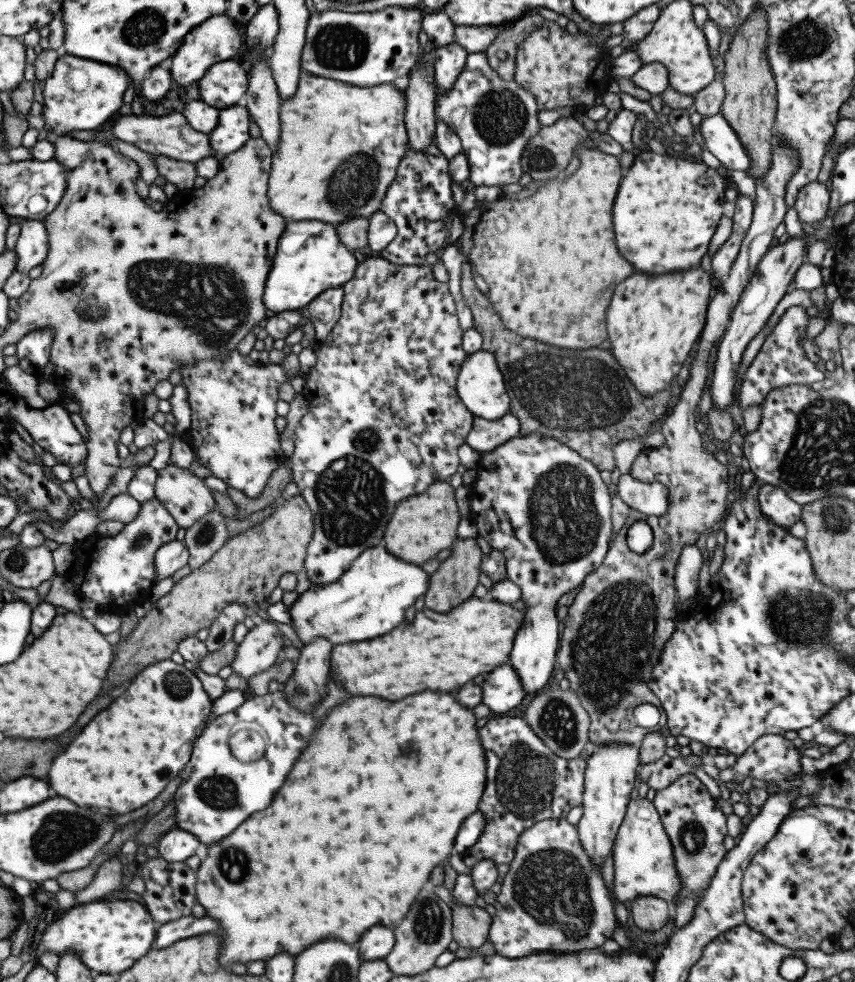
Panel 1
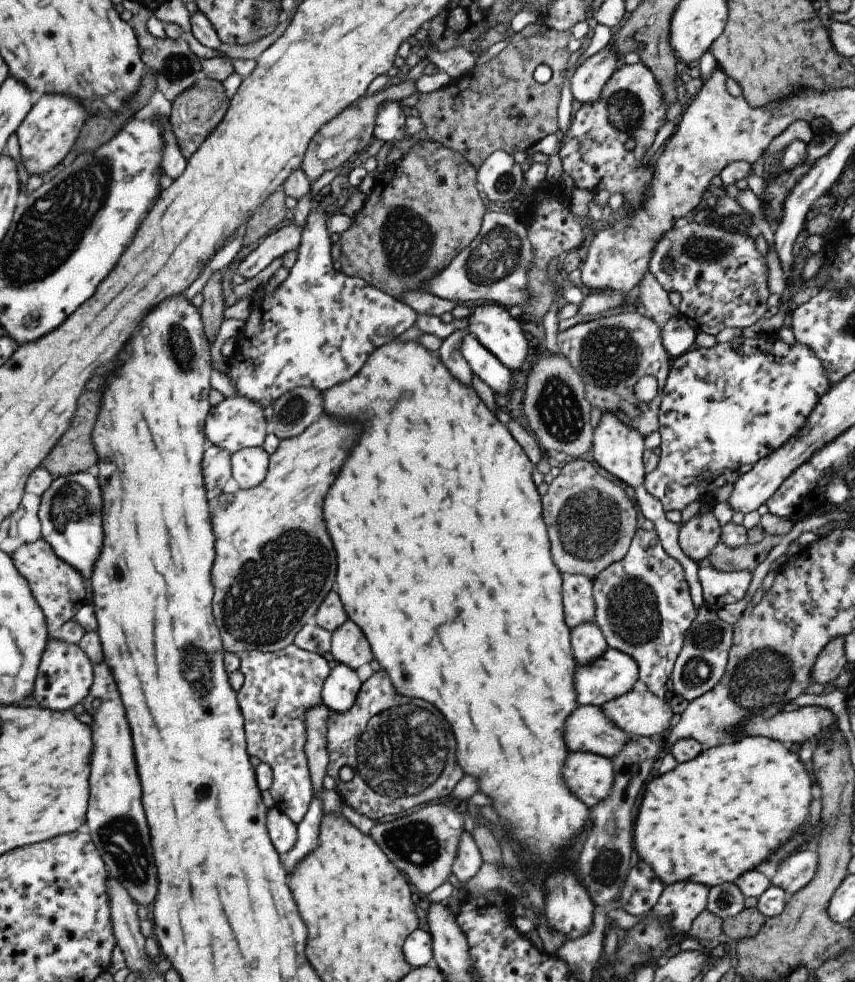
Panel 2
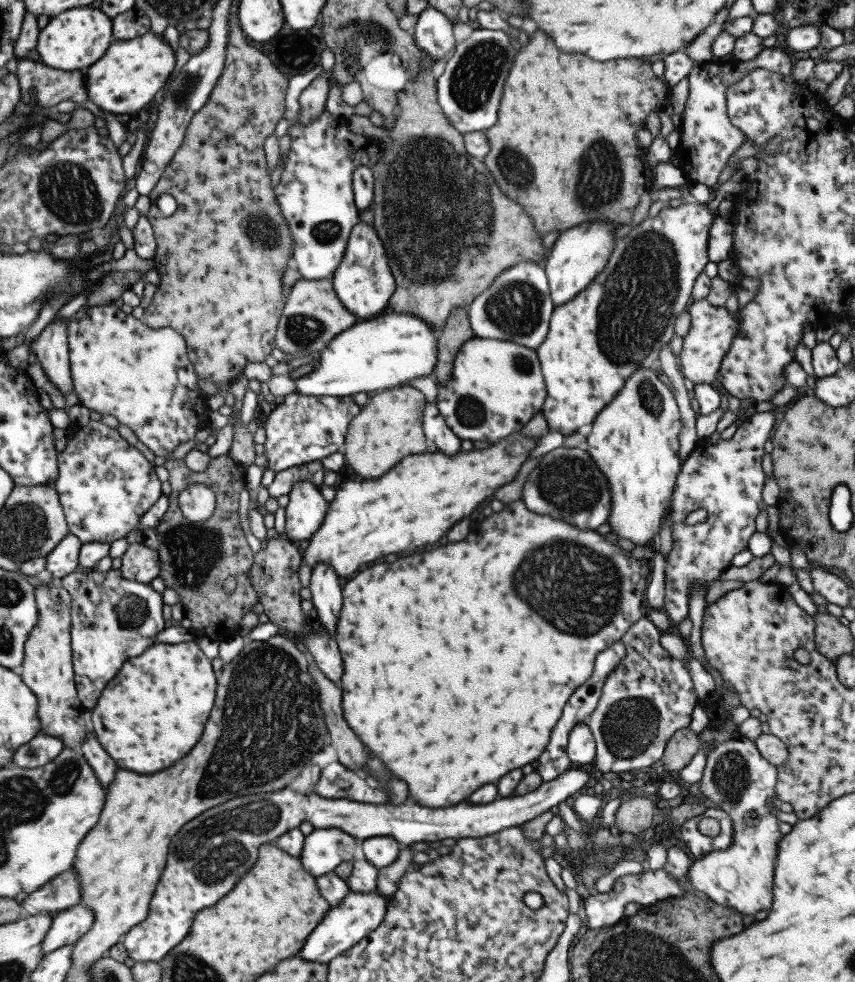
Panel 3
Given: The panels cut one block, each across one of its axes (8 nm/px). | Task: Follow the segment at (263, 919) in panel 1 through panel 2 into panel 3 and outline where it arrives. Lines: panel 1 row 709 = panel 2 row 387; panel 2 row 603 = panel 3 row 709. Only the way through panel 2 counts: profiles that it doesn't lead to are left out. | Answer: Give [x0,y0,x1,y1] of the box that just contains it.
[335,500,652,808]

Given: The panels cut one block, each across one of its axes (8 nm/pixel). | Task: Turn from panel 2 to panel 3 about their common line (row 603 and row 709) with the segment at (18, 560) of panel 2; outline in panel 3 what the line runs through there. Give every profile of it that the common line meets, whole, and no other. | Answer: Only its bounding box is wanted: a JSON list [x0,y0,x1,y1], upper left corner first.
[19,580,93,750]

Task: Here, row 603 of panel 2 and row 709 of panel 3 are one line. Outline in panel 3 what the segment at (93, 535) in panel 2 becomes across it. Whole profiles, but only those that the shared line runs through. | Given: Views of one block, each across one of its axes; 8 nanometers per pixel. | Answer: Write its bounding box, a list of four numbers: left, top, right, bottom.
[58,568,165,711]

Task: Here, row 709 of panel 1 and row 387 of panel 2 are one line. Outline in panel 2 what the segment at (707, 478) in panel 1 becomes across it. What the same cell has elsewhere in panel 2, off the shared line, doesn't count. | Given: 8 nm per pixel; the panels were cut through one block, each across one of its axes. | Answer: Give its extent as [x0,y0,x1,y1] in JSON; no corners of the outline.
[558,309,672,414]

